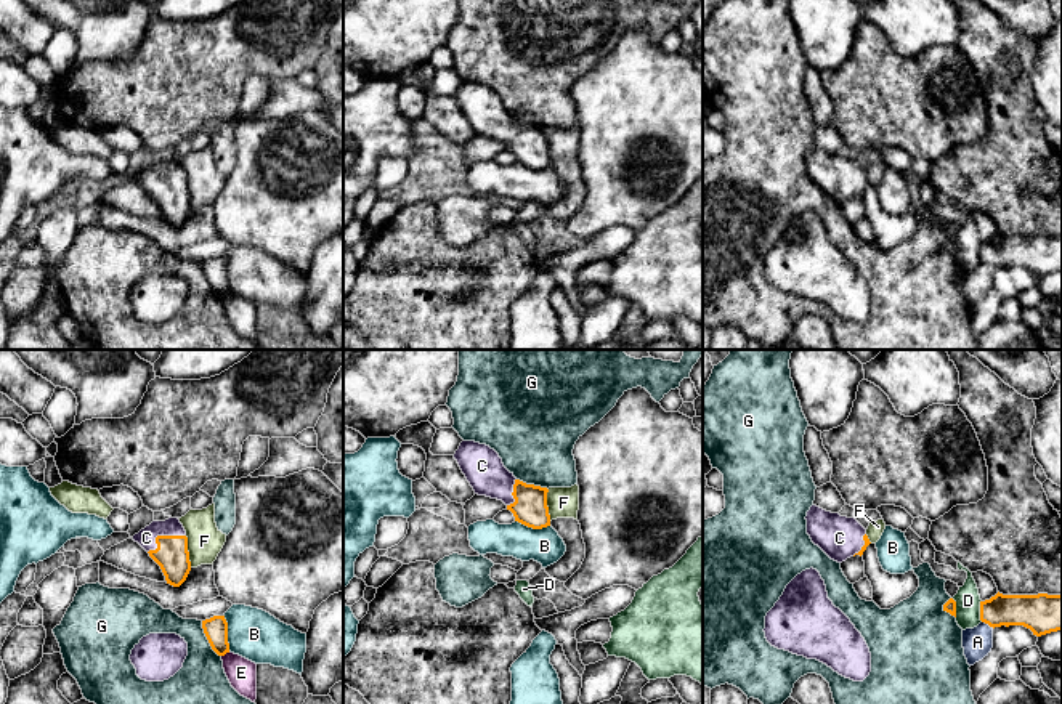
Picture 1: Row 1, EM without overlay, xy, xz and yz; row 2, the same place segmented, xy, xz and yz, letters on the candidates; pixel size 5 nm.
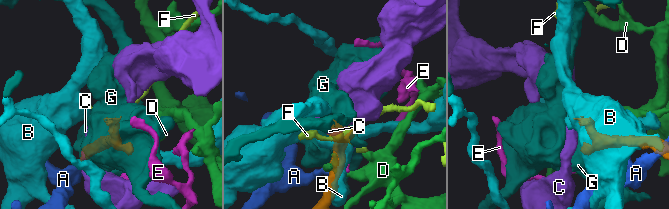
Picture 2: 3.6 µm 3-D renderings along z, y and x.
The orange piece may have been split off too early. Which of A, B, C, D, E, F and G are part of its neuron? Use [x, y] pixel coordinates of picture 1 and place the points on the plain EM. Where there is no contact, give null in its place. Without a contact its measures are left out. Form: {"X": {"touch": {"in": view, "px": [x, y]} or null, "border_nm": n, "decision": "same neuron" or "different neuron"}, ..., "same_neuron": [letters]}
{"A": {"touch": {"in": "yz", "px": [989, 265]}, "border_nm": 70, "decision": "different neuron"}, "B": {"touch": {"in": "xy", "px": [226, 275]}, "border_nm": 180, "decision": "different neuron"}, "C": {"touch": {"in": "xy", "px": [161, 177]}, "border_nm": 220, "decision": "same neuron"}, "D": {"touch": {"in": "yz", "px": [980, 252]}, "border_nm": 110, "decision": "different neuron"}, "E": {"touch": {"in": "xy", "px": [225, 294]}, "border_nm": 50, "decision": "different neuron"}, "F": {"touch": {"in": "xy", "px": [188, 193]}, "border_nm": 160, "decision": "different neuron"}, "G": {"touch": {"in": "xy", "px": [207, 279]}, "border_nm": 200, "decision": "different neuron"}, "same_neuron": ["C"]}

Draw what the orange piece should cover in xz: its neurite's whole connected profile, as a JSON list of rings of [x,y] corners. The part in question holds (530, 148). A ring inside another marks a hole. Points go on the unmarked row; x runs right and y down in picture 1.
[[[462,82],[454,99],[475,135],[502,141],[515,162],[528,168],[550,167],[549,130],[517,120],[494,90],[475,82]]]

